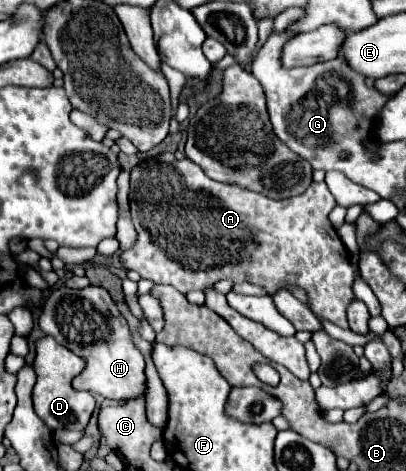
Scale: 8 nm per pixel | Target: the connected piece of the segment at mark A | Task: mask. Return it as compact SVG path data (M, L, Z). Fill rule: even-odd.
M164 153L156 159L136 165L130 181L130 211L138 231L138 241L132 249L120 253L120 261L126 269L138 271L142 279L150 279L160 285L172 285L184 295L194 289L202 291L204 287L222 279L264 285L268 295L276 293L284 283L294 283L306 289L310 295L310 309L316 317L328 319L344 329L348 327L346 307L356 299L352 285L358 277L358 271L350 259L350 251L344 247L338 231L328 219L328 213L336 207L336 201L326 183L312 183L301 195L276 201L238 185L212 181L196 163L190 159L178 161L172 153ZM230 243L238 243L238 257L230 257Z

